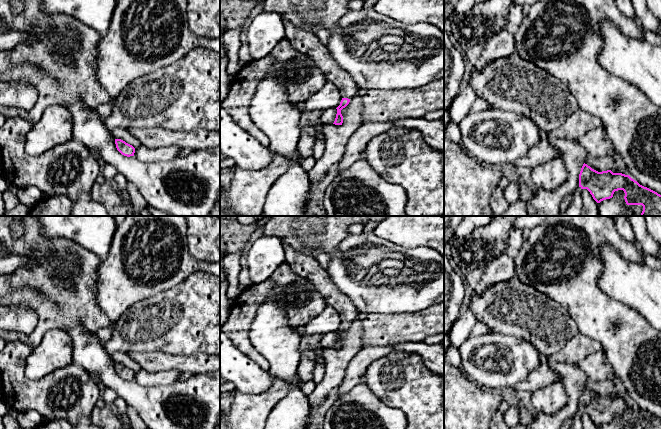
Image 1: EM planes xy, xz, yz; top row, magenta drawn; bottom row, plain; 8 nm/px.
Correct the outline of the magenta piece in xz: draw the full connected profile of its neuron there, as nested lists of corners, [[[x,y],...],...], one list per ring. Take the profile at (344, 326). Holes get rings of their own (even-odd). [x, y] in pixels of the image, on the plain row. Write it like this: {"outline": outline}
{"outline": [[[283,243],[285,251],[285,262],[297,276],[311,282],[321,296],[326,305],[336,309],[341,317],[342,324],[336,332],[337,338],[333,348],[342,349],[343,340],[341,334],[345,332],[350,323],[356,318],[358,310],[349,297],[344,295],[335,283],[331,280],[328,271],[324,269],[314,257],[303,254],[287,243]]]}

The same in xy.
{"outline": [[[115,363],[117,374],[124,380],[134,380],[135,372],[121,363]]]}

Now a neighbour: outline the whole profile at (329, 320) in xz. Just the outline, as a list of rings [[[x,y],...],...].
[[[327,305],[319,315],[312,318],[299,331],[301,335],[325,335],[330,332],[337,332],[342,322],[340,313]]]

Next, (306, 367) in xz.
[[[301,356],[298,366],[298,377],[302,384],[313,379],[315,366],[315,359],[309,358],[307,356]]]

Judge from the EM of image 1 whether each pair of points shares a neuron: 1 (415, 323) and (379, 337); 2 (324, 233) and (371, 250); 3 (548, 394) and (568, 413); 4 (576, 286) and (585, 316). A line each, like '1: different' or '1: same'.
1: same
2: different
3: different
4: same

